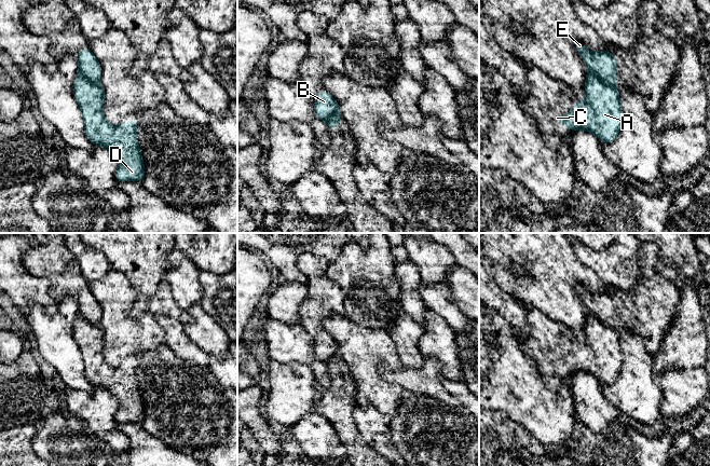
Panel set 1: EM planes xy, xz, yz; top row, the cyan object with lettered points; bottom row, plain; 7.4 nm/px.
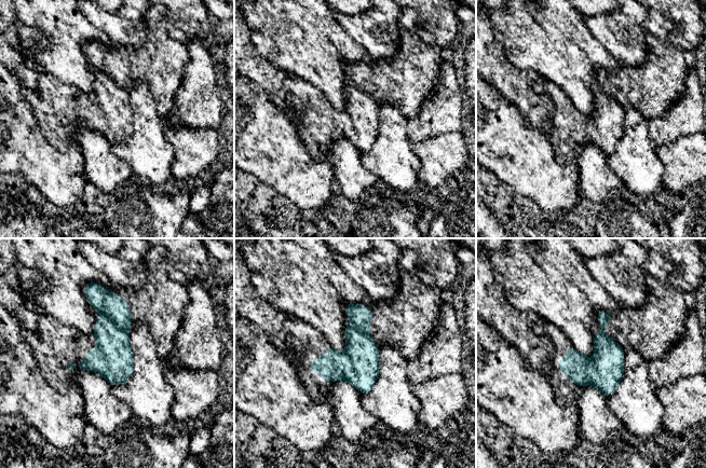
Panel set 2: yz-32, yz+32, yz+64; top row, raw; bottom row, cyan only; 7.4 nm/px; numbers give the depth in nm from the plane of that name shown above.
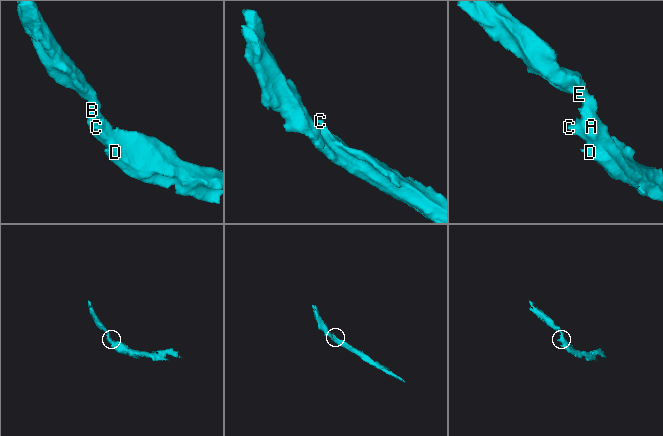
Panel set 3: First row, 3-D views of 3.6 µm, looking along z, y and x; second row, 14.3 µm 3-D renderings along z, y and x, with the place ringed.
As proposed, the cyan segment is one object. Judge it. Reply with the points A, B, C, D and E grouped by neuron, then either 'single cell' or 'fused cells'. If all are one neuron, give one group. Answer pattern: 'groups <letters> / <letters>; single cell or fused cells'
groups A B C D / E; fused cells

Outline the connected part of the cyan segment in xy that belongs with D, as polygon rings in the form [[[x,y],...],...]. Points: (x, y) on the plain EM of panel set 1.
[[[80,313],[73,326],[74,340],[81,351],[86,380],[107,389],[119,401],[114,419],[118,424],[145,420],[145,407],[136,380],[139,361],[111,367],[103,354],[105,333],[99,325],[88,323]]]

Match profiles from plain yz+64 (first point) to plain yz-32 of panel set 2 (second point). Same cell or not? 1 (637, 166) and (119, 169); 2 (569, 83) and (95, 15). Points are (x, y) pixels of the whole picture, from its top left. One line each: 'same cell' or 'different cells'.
1: different cells
2: different cells

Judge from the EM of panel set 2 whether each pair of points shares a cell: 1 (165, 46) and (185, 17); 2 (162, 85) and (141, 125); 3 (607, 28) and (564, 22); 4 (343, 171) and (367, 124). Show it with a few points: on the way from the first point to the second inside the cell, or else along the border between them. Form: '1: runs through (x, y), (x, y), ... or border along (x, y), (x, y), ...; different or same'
1: border along (161, 22), (166, 32), (185, 45); different
2: border along (158, 104), (160, 115); different
3: border along (581, 15), (585, 26), (601, 45); different
4: border along (331, 140), (348, 139), (360, 150); different

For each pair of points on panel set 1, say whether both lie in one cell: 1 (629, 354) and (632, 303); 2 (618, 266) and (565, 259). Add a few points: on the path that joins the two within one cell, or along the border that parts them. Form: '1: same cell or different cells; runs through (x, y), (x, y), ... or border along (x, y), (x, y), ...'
1: different cells; border along (623, 328), (629, 328), (640, 337)
2: different cells; border along (571, 244), (574, 254), (600, 278)

